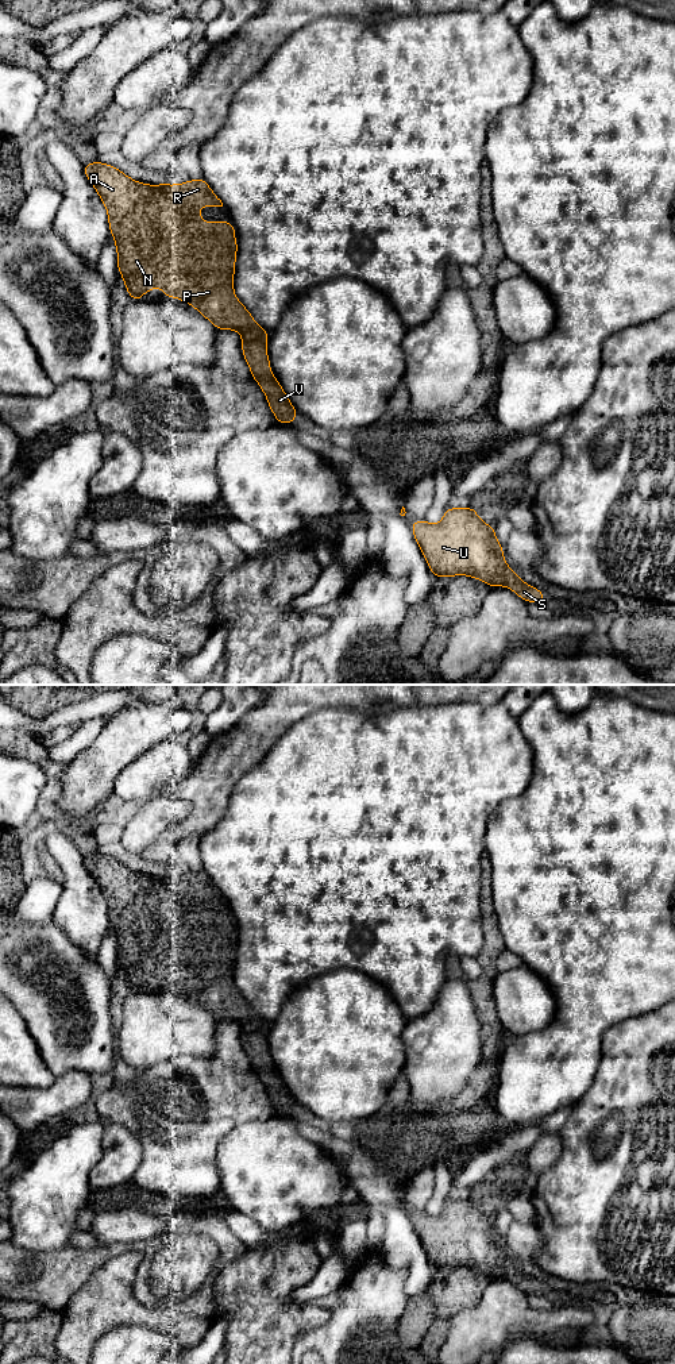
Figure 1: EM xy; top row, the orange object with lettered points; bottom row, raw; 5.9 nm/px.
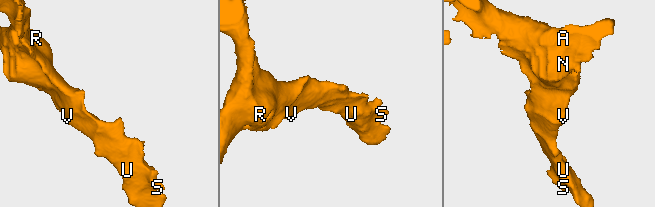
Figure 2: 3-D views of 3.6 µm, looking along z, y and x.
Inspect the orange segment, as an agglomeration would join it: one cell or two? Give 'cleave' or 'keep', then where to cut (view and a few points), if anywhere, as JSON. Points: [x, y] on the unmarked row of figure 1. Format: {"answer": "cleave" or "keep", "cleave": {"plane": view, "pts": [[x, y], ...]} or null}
{"answer": "keep", "cleave": null}

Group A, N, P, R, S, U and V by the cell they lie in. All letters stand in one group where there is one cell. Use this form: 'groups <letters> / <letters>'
groups A N P R S U V

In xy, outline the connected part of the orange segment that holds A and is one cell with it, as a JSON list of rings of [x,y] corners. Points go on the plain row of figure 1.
[[[99,852],[86,855],[84,864],[107,901],[109,924],[117,944],[117,963],[123,968],[131,993],[143,991],[144,983],[159,978],[165,990],[176,989],[194,998],[216,1021],[239,1024],[244,1052],[265,1084],[275,1113],[293,1116],[298,1103],[271,1066],[267,1047],[269,1022],[258,1017],[234,982],[238,944],[234,914],[225,912],[205,914],[197,902],[202,898],[223,898],[208,874],[200,870],[174,876],[148,876]]]

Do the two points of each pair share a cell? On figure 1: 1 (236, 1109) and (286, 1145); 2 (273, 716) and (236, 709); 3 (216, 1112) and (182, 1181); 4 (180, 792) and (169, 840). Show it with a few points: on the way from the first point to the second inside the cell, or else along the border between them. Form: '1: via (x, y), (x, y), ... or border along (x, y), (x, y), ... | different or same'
1: border along (274, 1114), (263, 1120), (238, 1124), (224, 1137) | different
2: border along (265, 698), (238, 723) | different
3: via (203, 1129), (182, 1149), (182, 1163) | same
4: via (193, 801), (195, 817), (182, 829) | same

